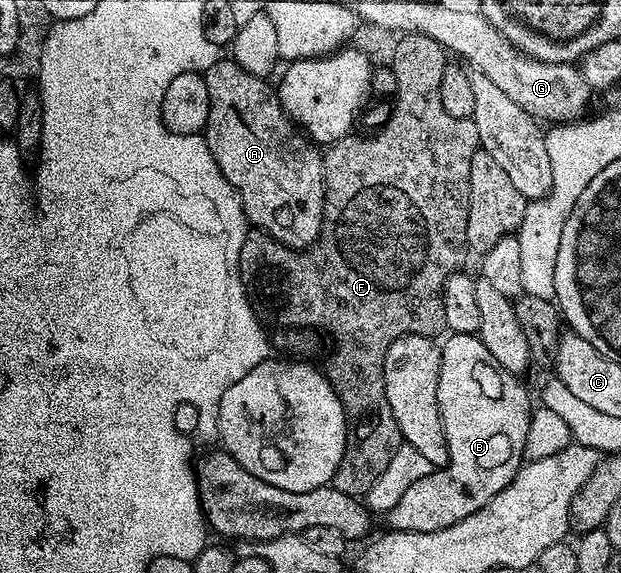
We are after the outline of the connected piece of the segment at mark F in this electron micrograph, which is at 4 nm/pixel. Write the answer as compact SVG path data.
M402 34L393 51L391 66L397 74L397 93L393 105L393 112L387 121L387 125L376 133L350 133L344 135L337 143L328 144L324 152L325 161L325 216L321 226L321 235L312 247L304 251L296 251L282 243L277 243L266 231L250 230L243 241L243 249L239 253L239 269L241 280L250 300L255 301L256 306L262 312L274 315L283 326L288 329L310 329L309 327L326 327L333 338L333 356L329 364L324 364L323 372L329 378L329 383L335 389L335 393L345 406L345 418L349 421L349 436L345 442L343 461L339 461L339 469L335 469L332 486L339 489L339 493L364 497L379 481L383 469L391 465L391 457L401 447L403 442L401 430L391 413L391 405L387 405L387 393L379 395L379 389L385 389L383 369L387 349L399 337L404 335L422 334L425 327L445 327L445 313L443 311L443 292L445 282L451 276L458 274L461 258L467 255L465 234L467 233L467 217L469 216L469 186L471 185L471 157L479 150L479 133L475 129L472 119L460 119L451 117L447 109L443 109L443 101L439 101L439 84L443 81L443 69L447 65L447 52L444 47L426 35Z

